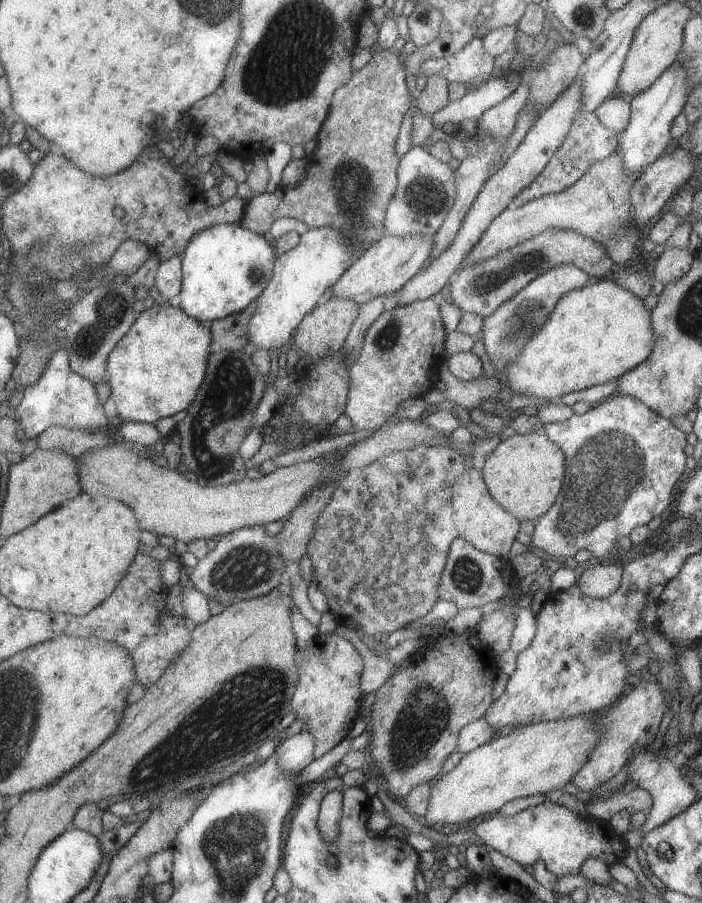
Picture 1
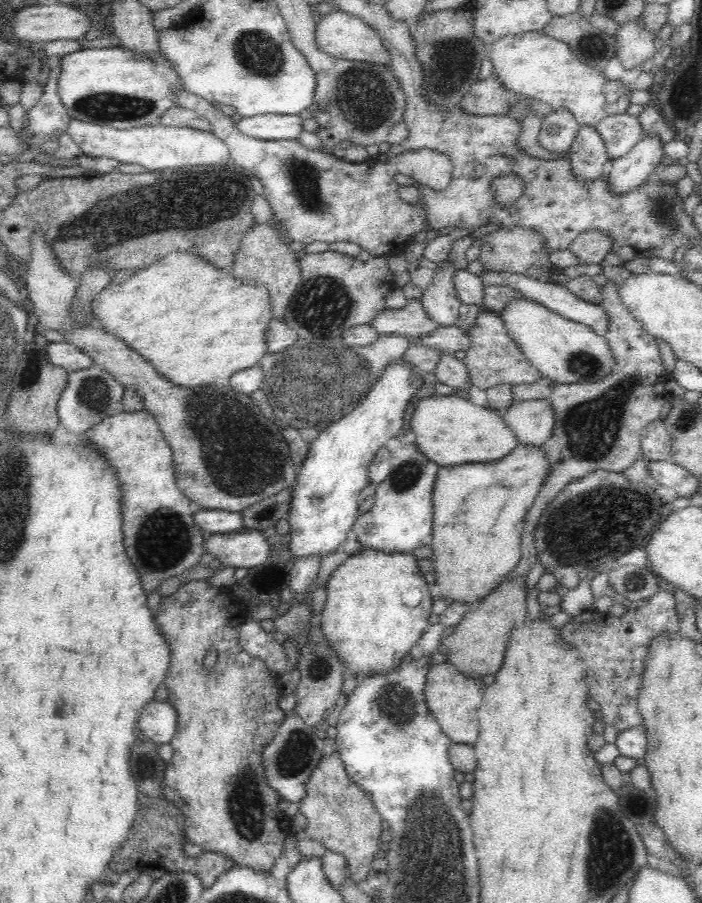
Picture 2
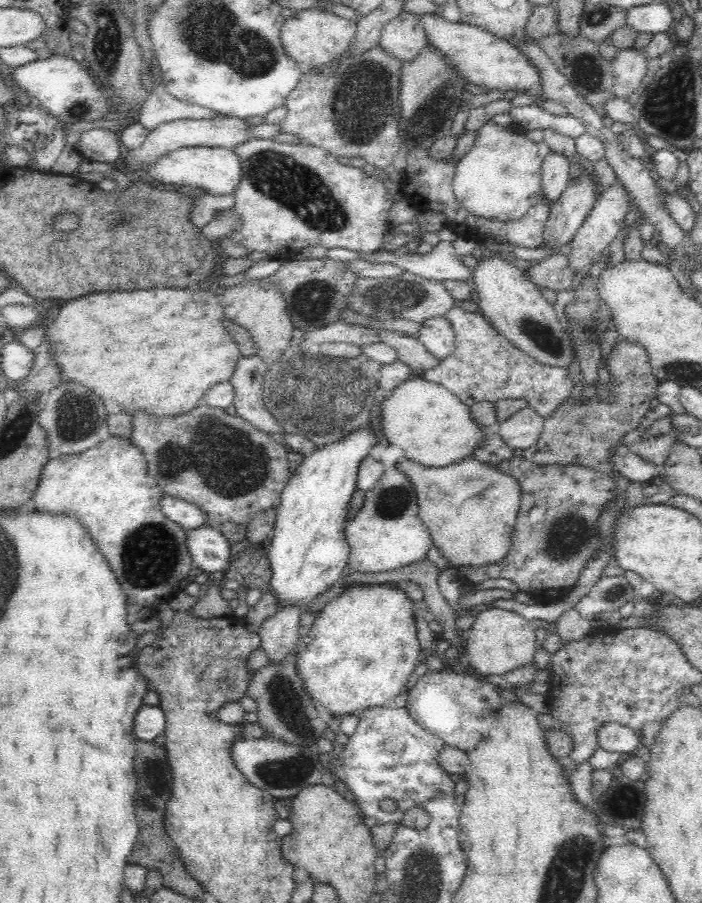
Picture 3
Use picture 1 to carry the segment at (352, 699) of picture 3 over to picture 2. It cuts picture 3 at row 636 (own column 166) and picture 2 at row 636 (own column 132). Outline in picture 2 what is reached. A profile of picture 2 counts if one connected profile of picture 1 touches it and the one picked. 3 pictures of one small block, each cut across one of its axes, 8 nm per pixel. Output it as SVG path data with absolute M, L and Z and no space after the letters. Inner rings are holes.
M362 550L362 554L348 558L332 572L326 586L326 601L318 624L327 644L342 661L343 672L356 675L360 679L396 672L407 657L415 652L417 642L429 625L428 618L432 614L429 586L418 569L415 553L381 554L376 550ZM412 588L418 588L420 592L420 602L416 606L410 606L406 602L408 598L404 596L404 592Z

